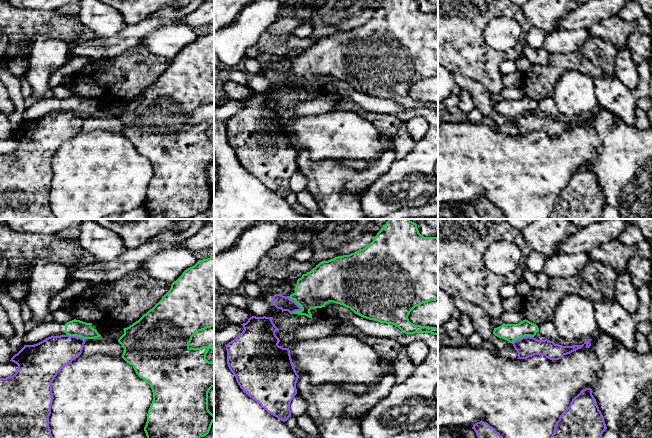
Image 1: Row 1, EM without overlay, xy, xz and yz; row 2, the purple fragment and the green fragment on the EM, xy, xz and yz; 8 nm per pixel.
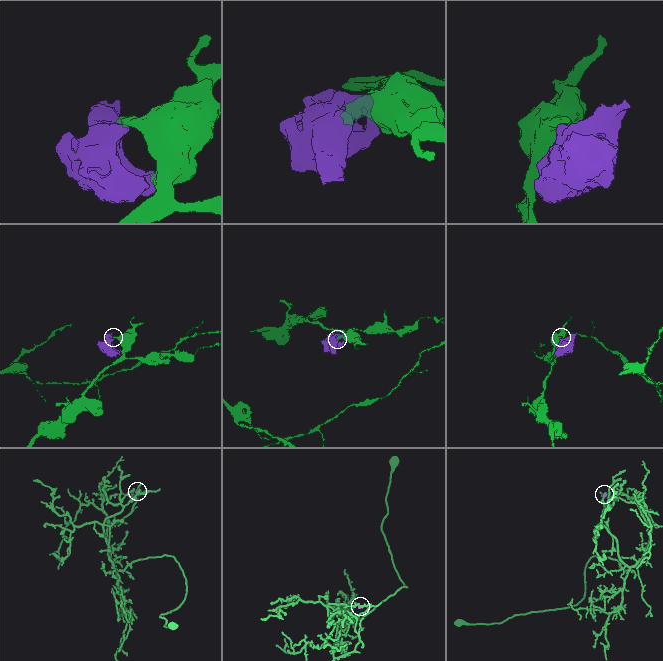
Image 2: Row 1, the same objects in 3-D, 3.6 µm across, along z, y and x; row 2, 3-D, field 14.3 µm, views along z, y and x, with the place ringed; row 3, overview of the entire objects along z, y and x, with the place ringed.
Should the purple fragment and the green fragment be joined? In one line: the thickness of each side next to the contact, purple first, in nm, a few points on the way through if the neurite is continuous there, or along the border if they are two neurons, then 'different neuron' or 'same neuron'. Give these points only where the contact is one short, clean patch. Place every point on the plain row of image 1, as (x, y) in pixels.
calibres 120 and 300 nm; border xz (289, 72), (301, 84), (300, 87); different neuron

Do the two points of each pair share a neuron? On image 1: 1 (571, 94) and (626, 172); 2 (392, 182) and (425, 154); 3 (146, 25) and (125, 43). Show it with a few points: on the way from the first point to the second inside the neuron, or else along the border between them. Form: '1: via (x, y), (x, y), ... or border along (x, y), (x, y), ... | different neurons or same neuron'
1: border along (599, 106), (591, 114) | different neurons
2: via (400, 174), (410, 164), (417, 162) | same neuron
3: via (141, 29), (130, 38) | same neuron

